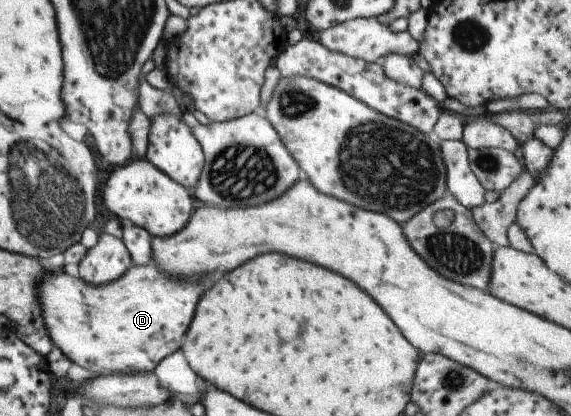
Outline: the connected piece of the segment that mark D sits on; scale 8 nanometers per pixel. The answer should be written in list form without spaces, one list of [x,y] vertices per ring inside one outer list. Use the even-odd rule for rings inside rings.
[[[137,265],[129,266],[110,283],[92,285],[64,270],[50,272],[37,284],[37,298],[49,338],[71,362],[91,372],[109,370],[122,375],[153,370],[157,362],[181,346],[195,310],[197,294],[203,288],[199,282],[177,282],[178,277],[169,280],[165,276],[155,265]]]

